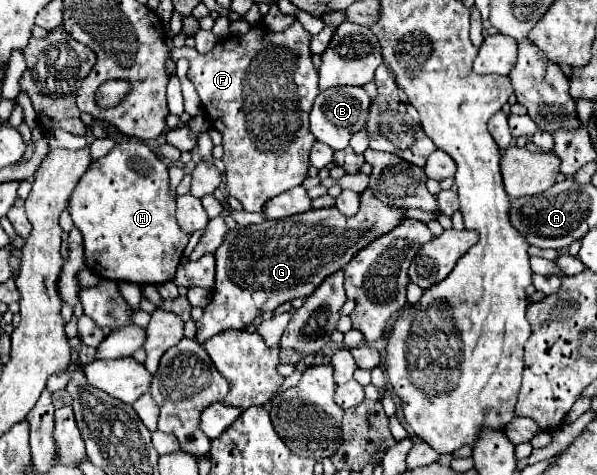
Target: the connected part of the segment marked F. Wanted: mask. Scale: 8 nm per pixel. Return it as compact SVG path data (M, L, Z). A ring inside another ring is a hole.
M294 20L286 30L272 32L258 26L245 34L220 39L208 54L200 54L194 48L174 48L172 60L186 58L190 62L188 80L194 84L202 106L212 120L212 126L224 136L224 166L226 166L226 192L240 200L246 212L262 212L268 198L298 186L308 176L308 154L316 138L308 130L308 114L312 110L314 98L318 96L318 72L312 66L310 52L312 34ZM252 64L252 80L246 80L248 68Z

